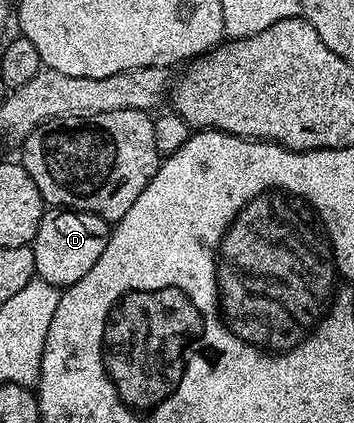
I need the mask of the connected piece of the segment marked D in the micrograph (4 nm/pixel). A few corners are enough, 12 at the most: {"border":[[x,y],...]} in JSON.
{"border":[[45,209],[30,244],[36,277],[74,285],[98,264],[110,223]]}

